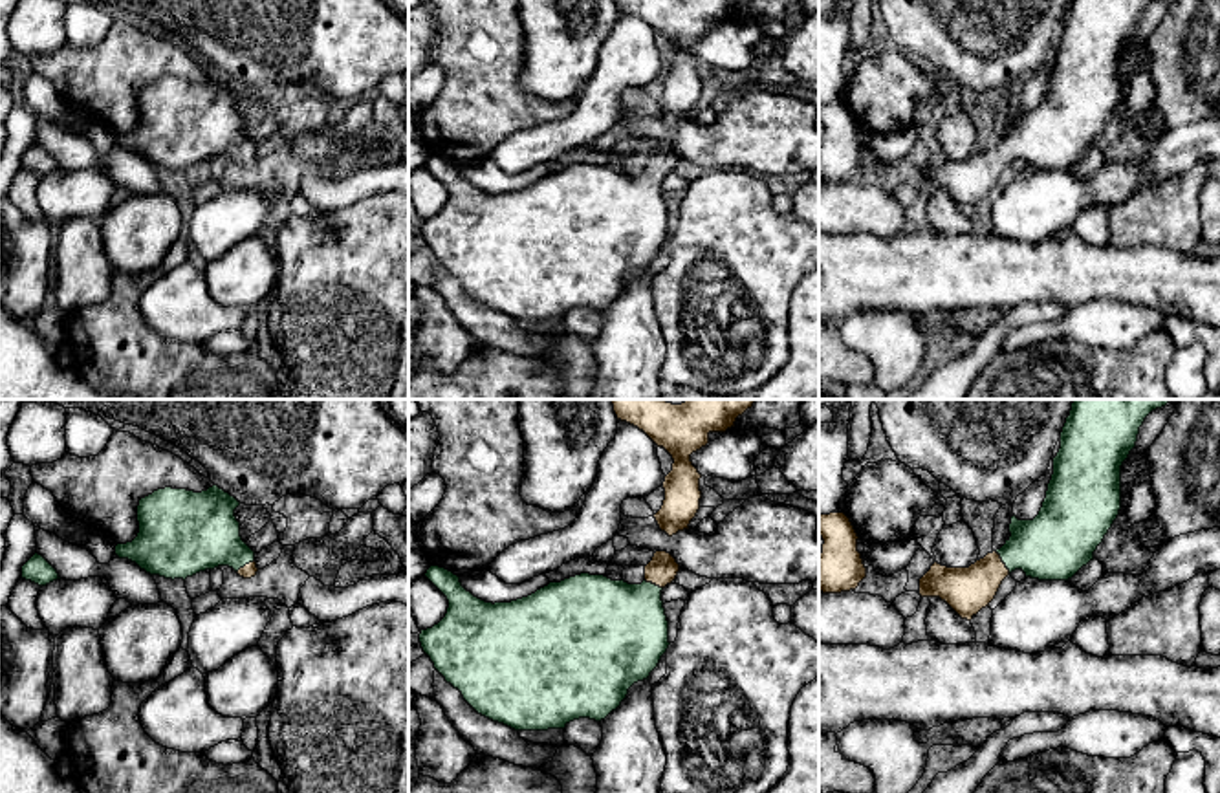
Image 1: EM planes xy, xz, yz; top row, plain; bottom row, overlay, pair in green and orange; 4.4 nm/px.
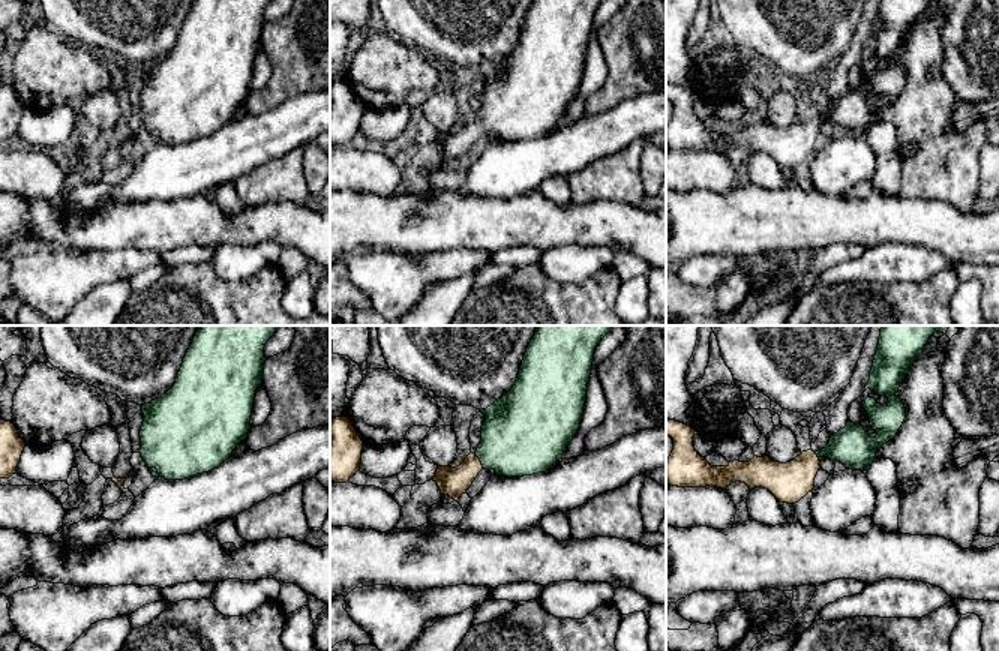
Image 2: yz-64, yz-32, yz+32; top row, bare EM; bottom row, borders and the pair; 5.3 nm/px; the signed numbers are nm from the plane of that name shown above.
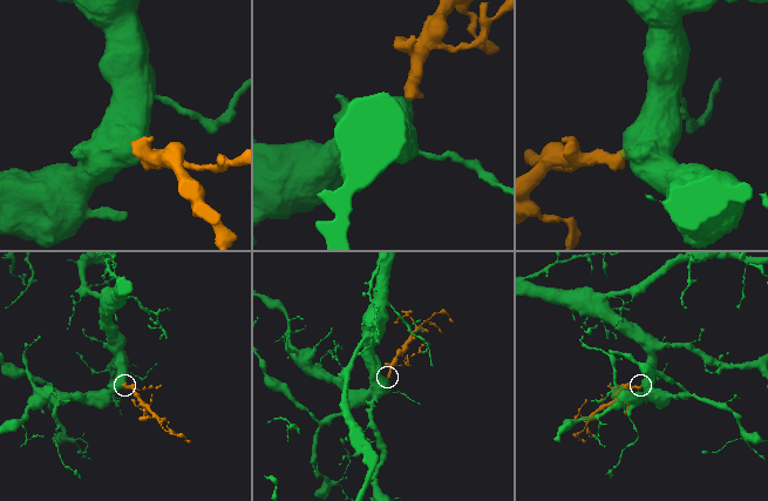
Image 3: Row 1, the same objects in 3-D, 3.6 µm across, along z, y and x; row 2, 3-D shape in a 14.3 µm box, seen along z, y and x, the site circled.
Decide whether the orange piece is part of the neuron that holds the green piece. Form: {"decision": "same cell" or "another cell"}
{"decision": "same cell"}

